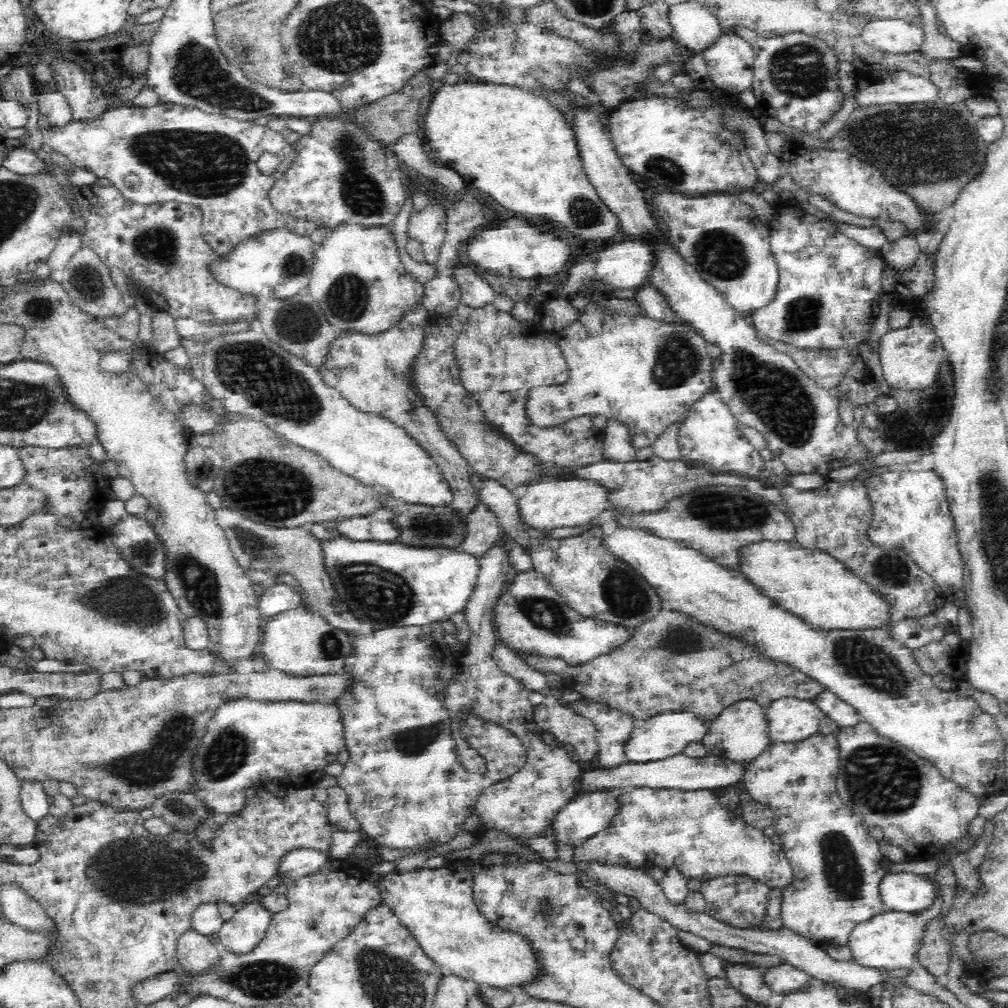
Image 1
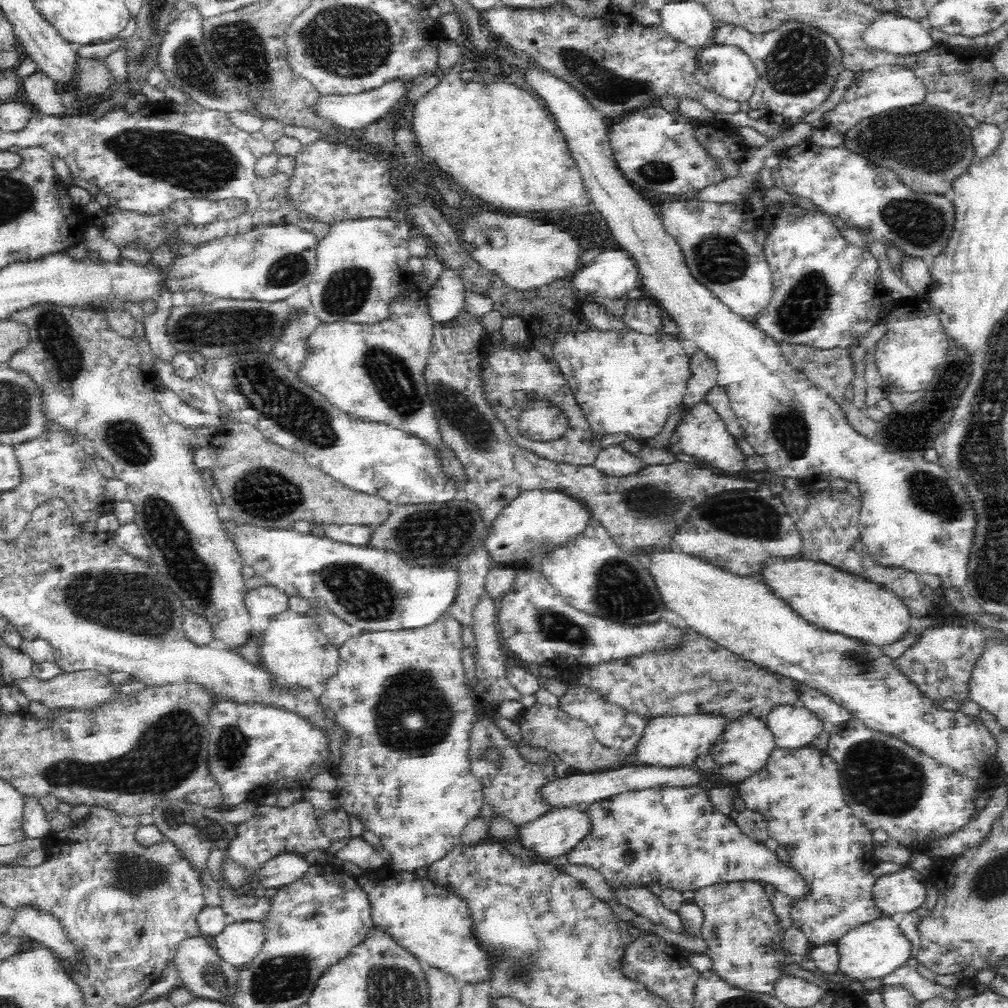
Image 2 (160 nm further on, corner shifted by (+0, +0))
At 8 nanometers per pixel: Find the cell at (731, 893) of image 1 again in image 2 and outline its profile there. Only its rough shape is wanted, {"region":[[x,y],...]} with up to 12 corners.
{"region":[[753,880],[712,884],[693,901],[715,973],[773,995],[783,931]]}

